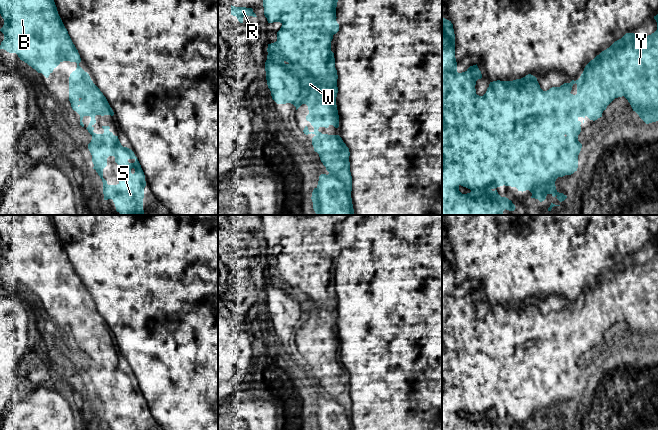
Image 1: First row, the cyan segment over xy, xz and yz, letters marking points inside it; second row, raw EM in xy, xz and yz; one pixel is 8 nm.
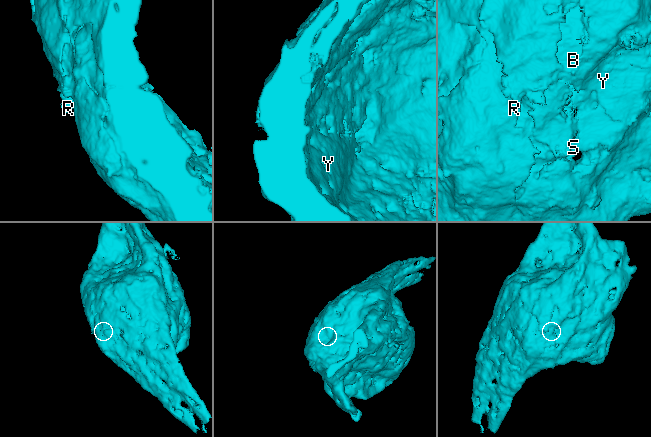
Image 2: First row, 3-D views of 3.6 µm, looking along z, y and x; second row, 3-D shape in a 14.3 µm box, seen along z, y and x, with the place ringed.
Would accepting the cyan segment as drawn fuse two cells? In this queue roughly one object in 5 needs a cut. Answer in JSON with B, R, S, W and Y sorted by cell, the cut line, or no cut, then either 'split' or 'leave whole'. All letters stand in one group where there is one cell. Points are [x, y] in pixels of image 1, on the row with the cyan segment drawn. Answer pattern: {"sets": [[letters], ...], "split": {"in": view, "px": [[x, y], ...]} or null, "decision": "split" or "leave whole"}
{"sets": [["B", "R", "S", "W", "Y"]], "split": null, "decision": "leave whole"}

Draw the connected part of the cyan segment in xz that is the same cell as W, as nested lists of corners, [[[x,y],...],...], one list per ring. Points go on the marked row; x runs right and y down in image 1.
[[[263,0],[264,15],[268,23],[280,22],[282,24],[277,32],[277,41],[268,44],[267,60],[265,62],[266,80],[271,91],[272,99],[277,104],[291,103],[296,110],[302,105],[308,106],[309,114],[306,120],[314,127],[310,132],[305,126],[304,134],[314,134],[312,145],[314,151],[319,154],[320,160],[329,172],[328,175],[319,176],[318,185],[312,192],[313,209],[316,215],[355,215],[351,191],[352,176],[350,172],[349,148],[339,135],[322,134],[318,131],[320,127],[328,128],[333,125],[339,127],[339,115],[336,105],[338,93],[337,70],[335,68],[334,53],[331,51],[333,35],[339,31],[339,24],[336,21],[336,7],[338,0]]]

